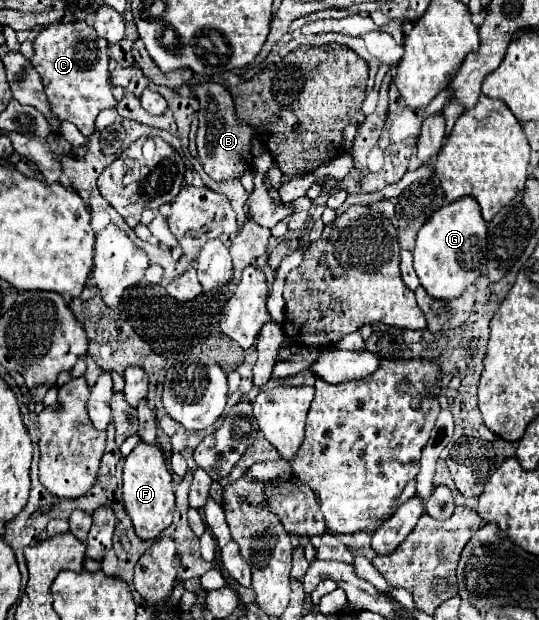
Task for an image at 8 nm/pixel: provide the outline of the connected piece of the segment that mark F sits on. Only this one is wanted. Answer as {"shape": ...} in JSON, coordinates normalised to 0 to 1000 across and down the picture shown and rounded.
{"shape":[[[256,713],[252,723],[230,742],[230,781],[226,803],[237,832],[245,835],[249,855],[267,871],[286,871],[315,842],[323,826],[323,777],[308,752],[308,735],[297,716]]]}

